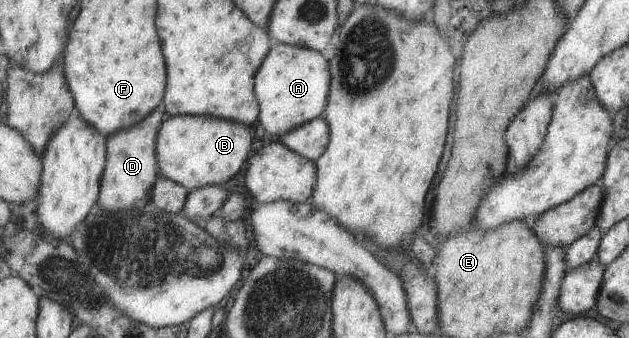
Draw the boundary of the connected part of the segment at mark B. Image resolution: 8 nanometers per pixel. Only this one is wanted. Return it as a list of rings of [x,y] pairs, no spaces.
[[[207,115],[171,116],[161,123],[155,139],[157,173],[189,192],[205,186],[226,186],[247,159],[253,135],[253,128],[229,119]]]

